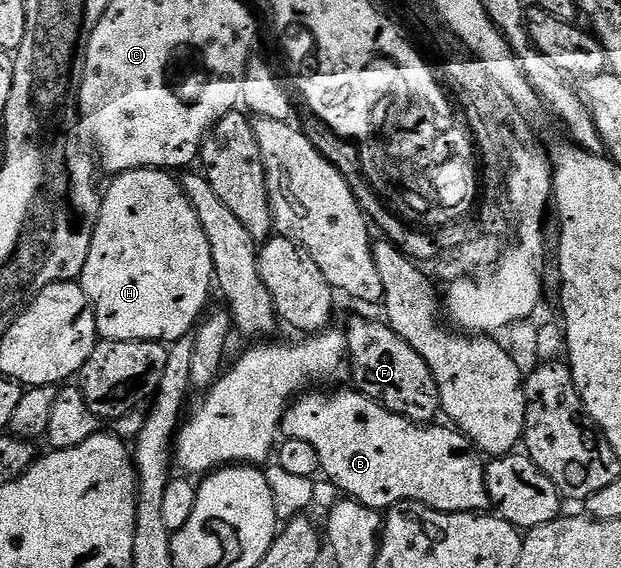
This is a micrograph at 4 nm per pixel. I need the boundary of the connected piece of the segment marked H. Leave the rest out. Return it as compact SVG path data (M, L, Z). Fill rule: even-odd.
M144 169L142 171L121 171L114 176L115 179L108 185L97 207L97 218L93 224L93 241L89 245L89 257L81 276L83 291L91 302L95 311L96 329L104 340L116 343L161 343L170 345L180 339L188 338L192 333L191 326L200 322L199 314L207 303L207 294L213 291L213 276L215 266L211 256L211 246L205 237L205 229L201 229L201 221L193 209L191 202L182 189L180 180L174 179L174 174L163 169Z

